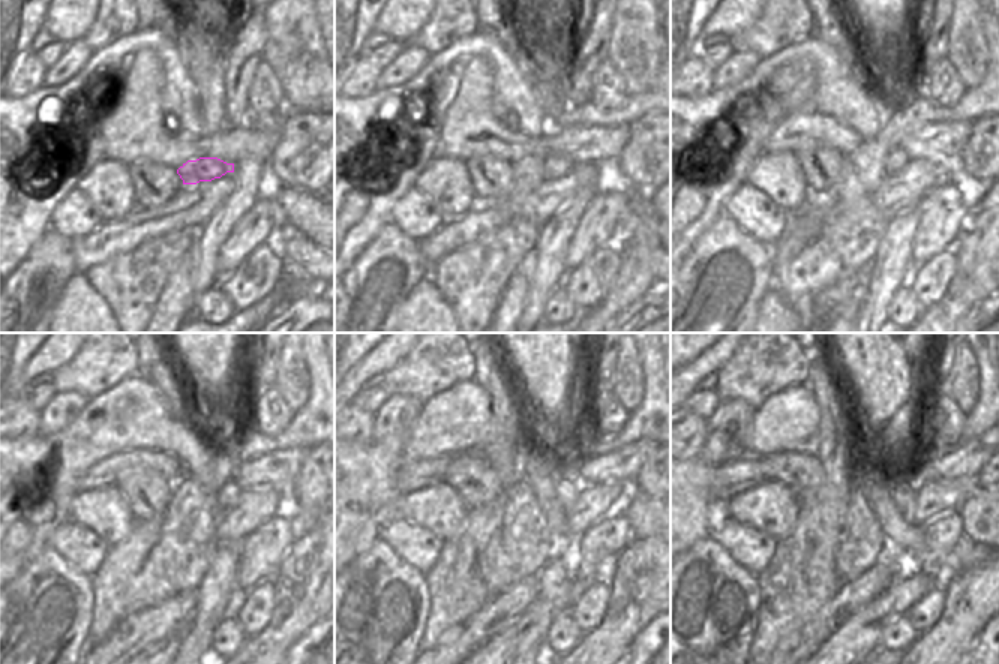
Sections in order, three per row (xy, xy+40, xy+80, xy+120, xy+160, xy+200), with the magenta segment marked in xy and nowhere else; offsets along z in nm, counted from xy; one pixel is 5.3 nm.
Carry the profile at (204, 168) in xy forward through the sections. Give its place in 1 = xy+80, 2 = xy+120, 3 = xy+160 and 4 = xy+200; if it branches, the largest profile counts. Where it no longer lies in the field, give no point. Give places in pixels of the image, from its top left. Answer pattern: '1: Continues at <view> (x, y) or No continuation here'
1: Continues at xy+80 (896, 159)
2: Continues at xy+120 (227, 495)
3: Continues at xy+160 (567, 489)
4: Continues at xy+200 (903, 487).

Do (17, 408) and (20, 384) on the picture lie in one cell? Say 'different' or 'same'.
different

